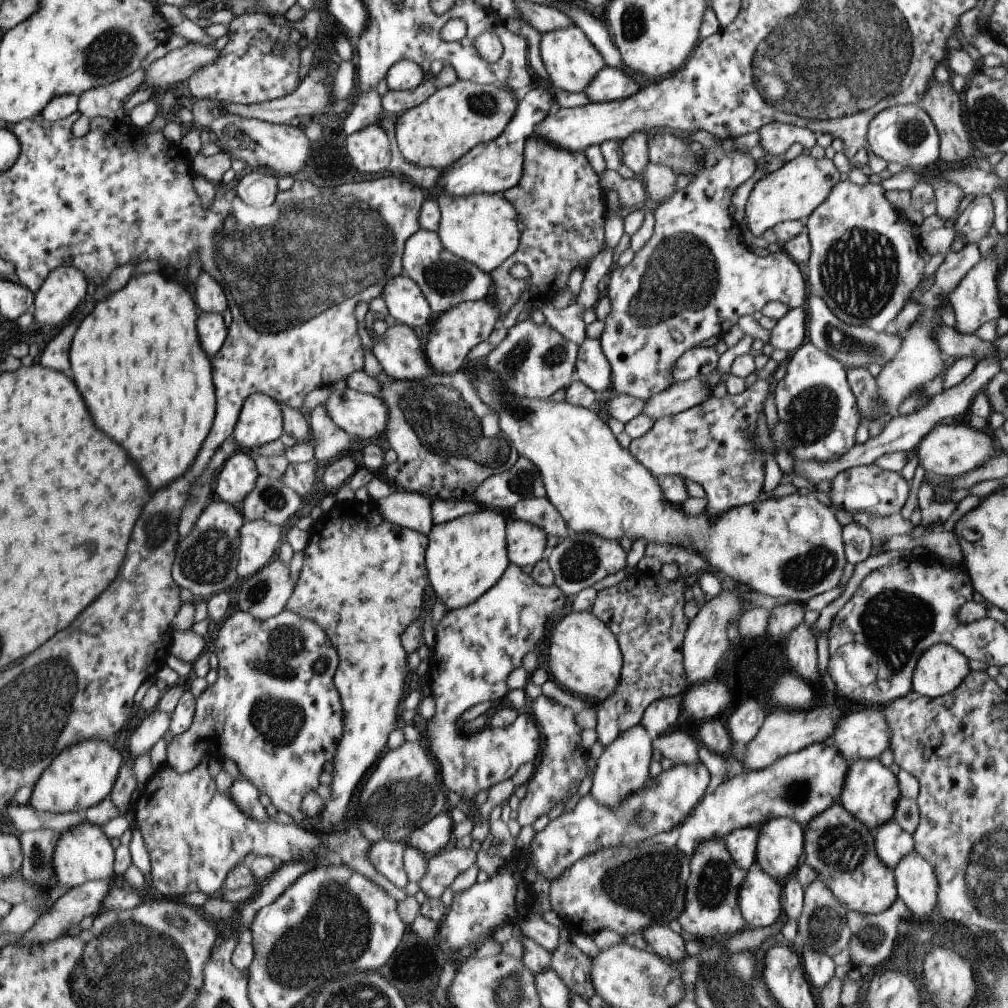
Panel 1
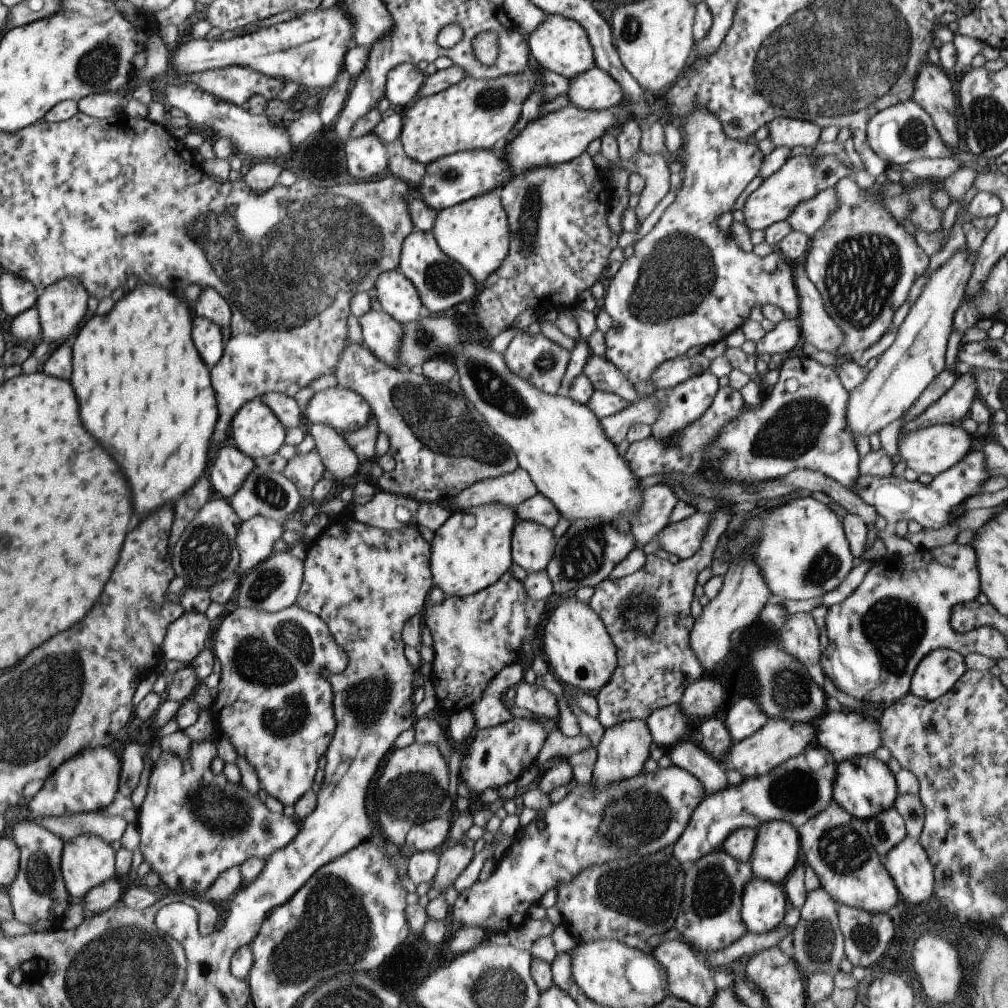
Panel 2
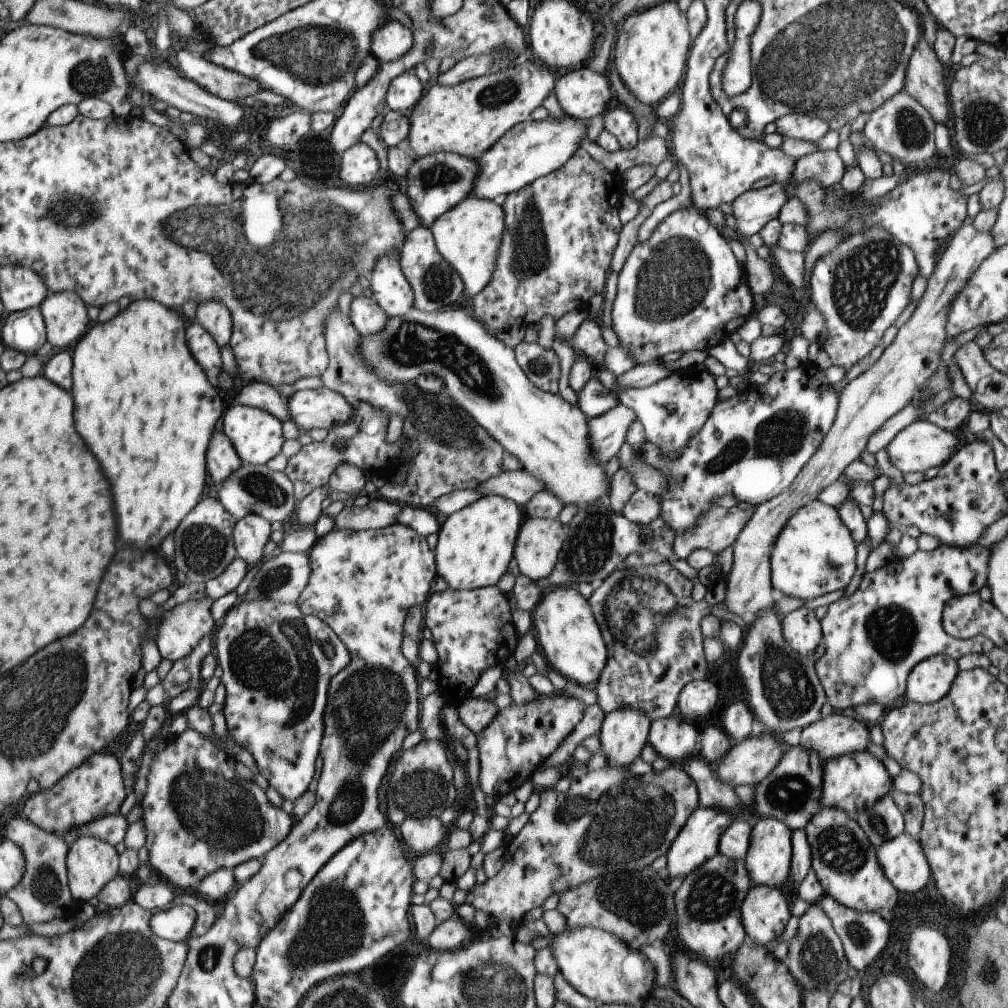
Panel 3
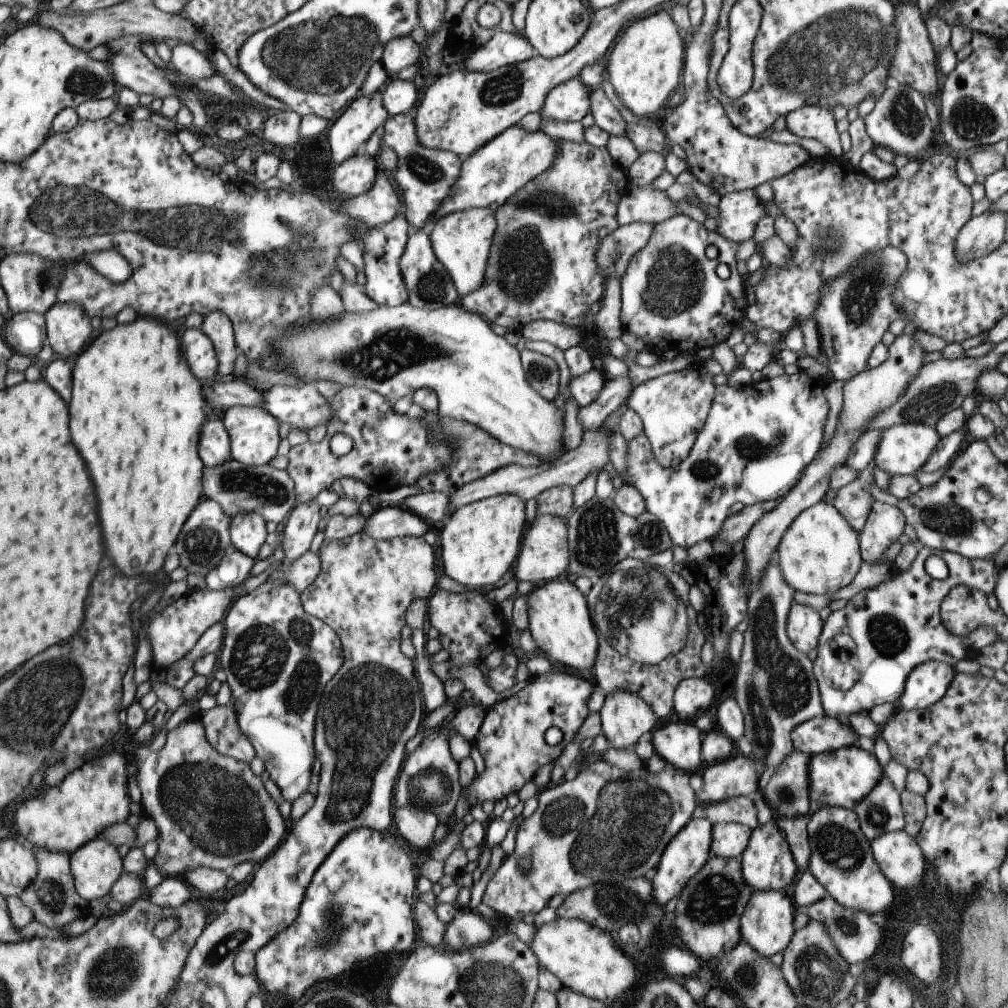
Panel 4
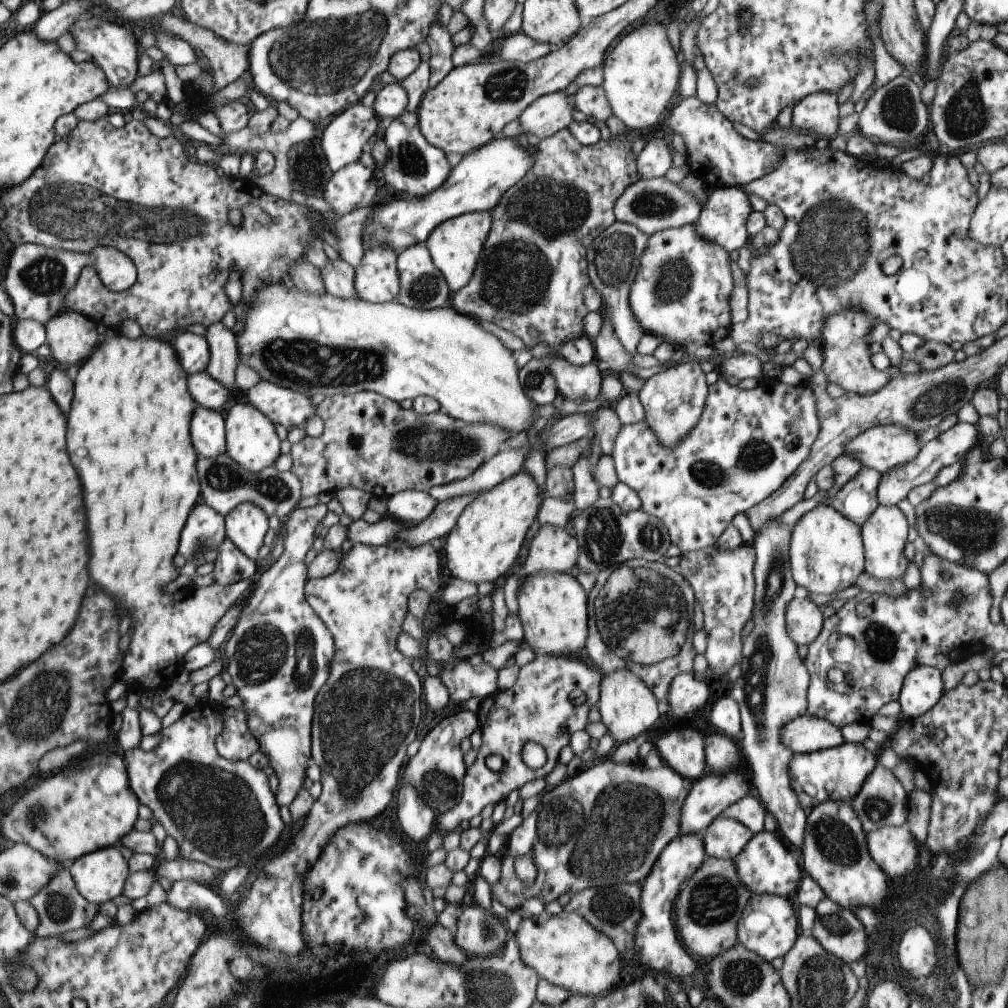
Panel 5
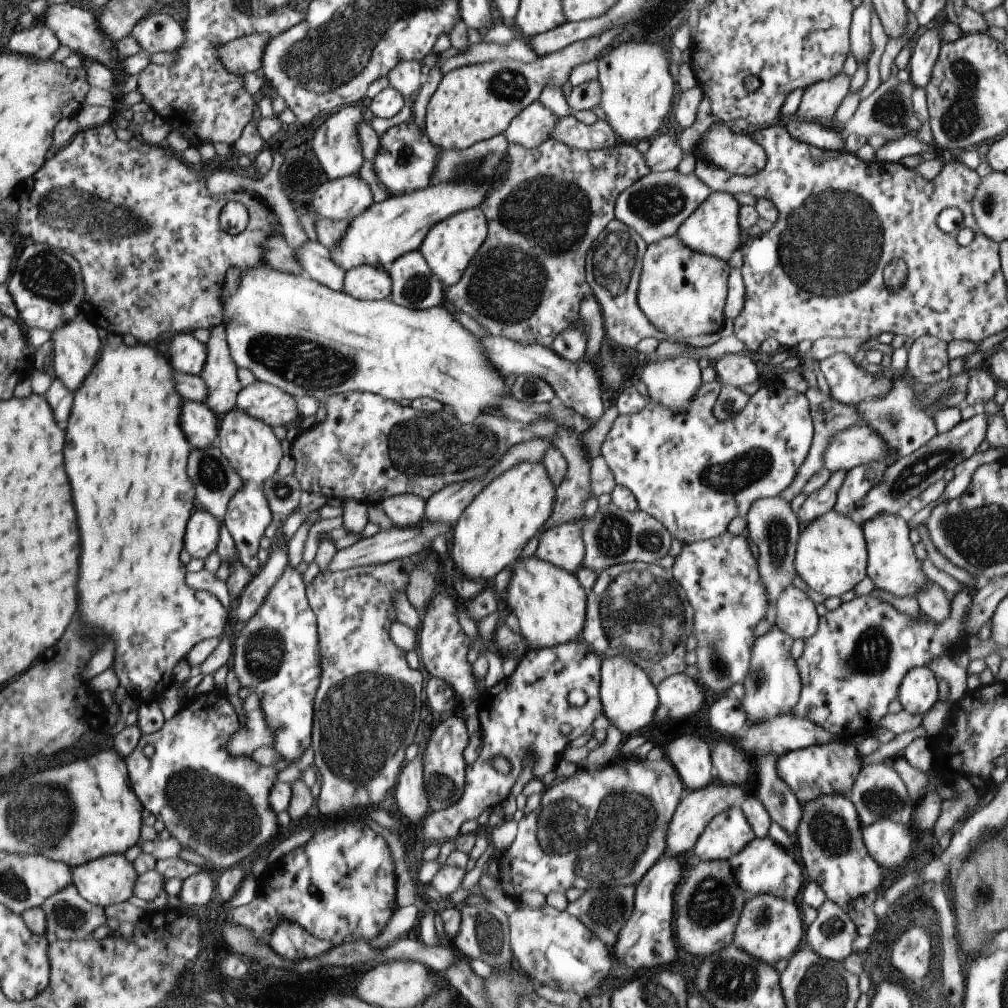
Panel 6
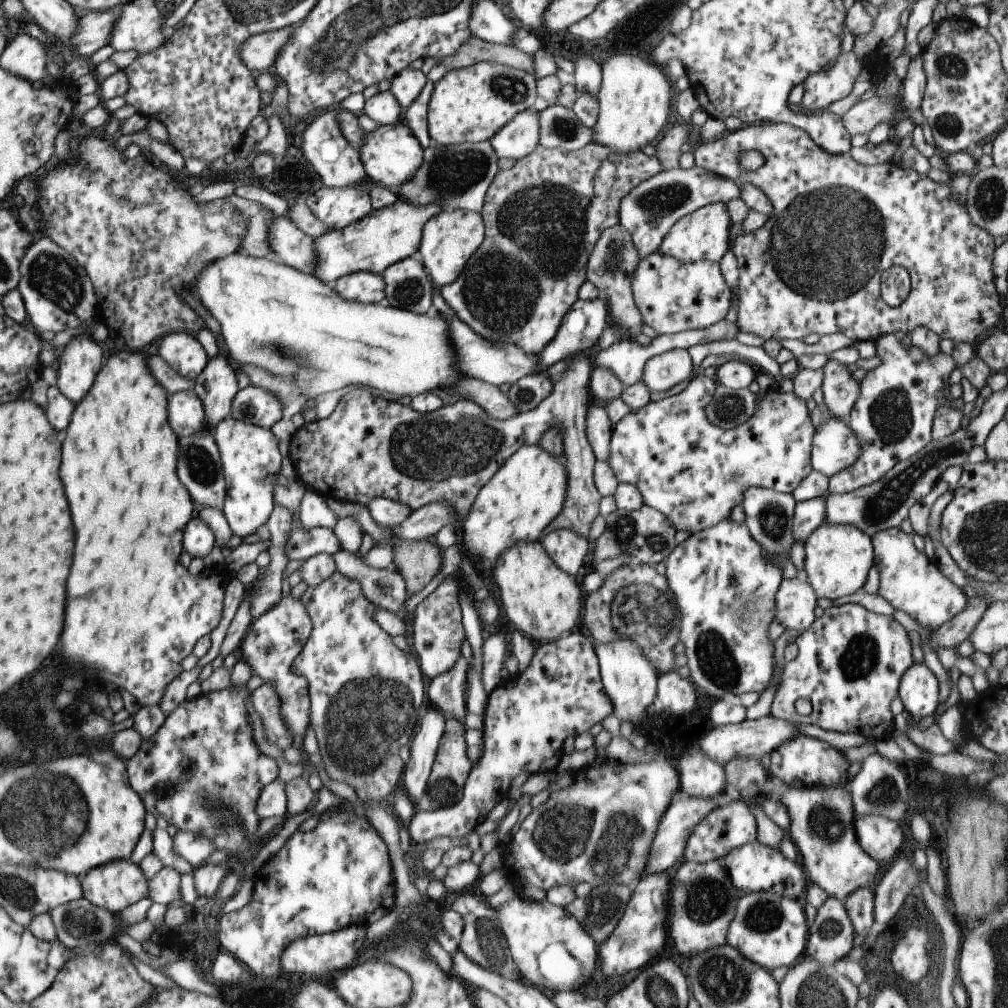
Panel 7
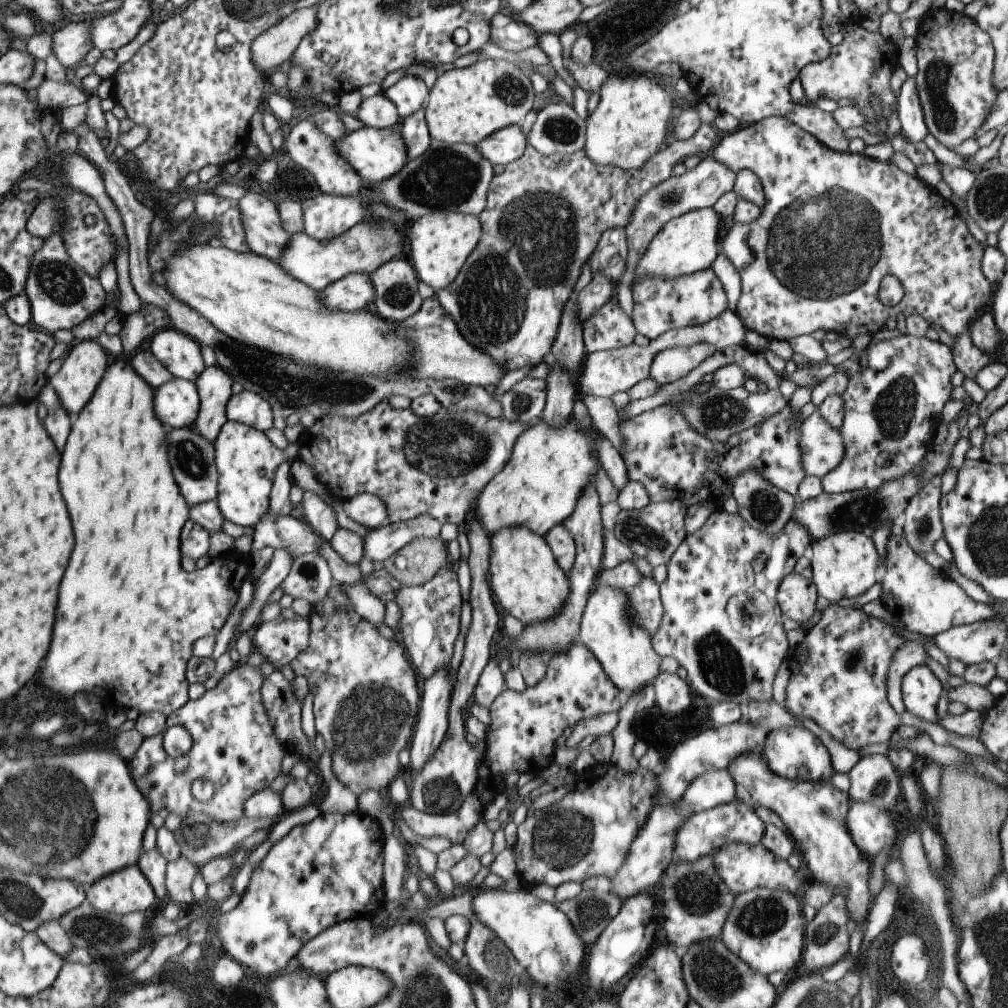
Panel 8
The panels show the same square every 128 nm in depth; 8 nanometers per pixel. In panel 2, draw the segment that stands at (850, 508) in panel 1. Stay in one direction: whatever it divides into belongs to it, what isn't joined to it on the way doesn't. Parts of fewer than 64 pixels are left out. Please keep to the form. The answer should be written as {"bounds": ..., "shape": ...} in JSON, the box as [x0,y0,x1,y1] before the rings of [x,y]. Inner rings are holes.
{"bounds":[855,449,990,530],"shape":[[[973,449],[968,453],[968,456],[965,456],[959,463],[950,467],[947,471],[935,476],[927,485],[919,481],[906,481],[906,479],[894,475],[878,478],[859,474],[856,479],[855,493],[866,504],[873,506],[877,510],[877,513],[886,520],[889,528],[892,528],[900,520],[915,520],[924,529],[938,530],[938,528],[942,528],[960,517],[959,514],[956,514],[958,507],[970,496],[979,494],[981,485],[988,478],[990,477],[984,464],[983,450],[976,451]]]}

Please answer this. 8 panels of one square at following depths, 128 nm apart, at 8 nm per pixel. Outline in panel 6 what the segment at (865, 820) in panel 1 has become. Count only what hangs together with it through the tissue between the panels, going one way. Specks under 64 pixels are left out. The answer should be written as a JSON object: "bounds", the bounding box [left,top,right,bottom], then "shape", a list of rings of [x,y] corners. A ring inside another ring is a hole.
{"bounds":[778,741,862,807],"shape":[[[839,741],[809,746],[778,756],[778,776],[793,790],[803,807],[822,795],[841,794],[849,798],[856,777],[862,770],[862,756],[856,745]]]}

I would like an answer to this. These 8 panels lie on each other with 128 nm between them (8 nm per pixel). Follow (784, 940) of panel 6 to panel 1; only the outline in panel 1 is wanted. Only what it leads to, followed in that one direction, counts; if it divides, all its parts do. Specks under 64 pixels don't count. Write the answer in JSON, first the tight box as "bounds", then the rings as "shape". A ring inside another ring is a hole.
{"bounds":[739,863,783,927],"shape":[[[758,863],[748,870],[739,907],[748,926],[769,927],[783,916],[782,882],[773,879]]]}

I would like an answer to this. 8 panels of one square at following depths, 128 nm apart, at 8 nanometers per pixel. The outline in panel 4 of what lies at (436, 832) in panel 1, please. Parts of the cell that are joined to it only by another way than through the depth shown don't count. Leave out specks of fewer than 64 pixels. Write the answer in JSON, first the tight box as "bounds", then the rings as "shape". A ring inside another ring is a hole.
{"bounds":[394,806,440,850],"shape":[[[404,806],[394,814],[394,822],[408,844],[416,850],[426,850],[435,840],[434,833],[440,820],[431,812]]]}

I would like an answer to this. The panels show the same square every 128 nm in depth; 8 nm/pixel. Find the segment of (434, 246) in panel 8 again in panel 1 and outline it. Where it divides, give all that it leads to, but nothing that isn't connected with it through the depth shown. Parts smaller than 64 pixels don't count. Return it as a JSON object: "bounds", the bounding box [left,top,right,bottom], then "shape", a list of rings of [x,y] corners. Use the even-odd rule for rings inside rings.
{"bounds":[437,193,521,273],"shape":[[[443,193],[437,202],[441,210],[437,233],[444,248],[452,254],[491,273],[516,252],[521,237],[521,230],[517,225],[517,210],[503,193],[480,193],[461,197]]]}

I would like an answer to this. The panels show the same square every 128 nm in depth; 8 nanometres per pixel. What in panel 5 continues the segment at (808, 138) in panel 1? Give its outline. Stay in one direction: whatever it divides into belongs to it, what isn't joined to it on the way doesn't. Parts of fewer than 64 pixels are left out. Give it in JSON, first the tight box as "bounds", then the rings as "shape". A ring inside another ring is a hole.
{"bounds":[791,94,839,140],"shape":[[[811,94],[804,97],[793,106],[791,124],[811,132],[812,136],[818,134],[823,139],[832,140],[839,134],[838,97],[835,94]]]}

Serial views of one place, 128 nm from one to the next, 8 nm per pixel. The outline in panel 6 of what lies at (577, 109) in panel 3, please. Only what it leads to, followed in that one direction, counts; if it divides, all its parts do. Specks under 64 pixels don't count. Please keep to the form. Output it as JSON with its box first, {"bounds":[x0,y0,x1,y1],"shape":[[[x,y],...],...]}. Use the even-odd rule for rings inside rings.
{"bounds":[504,101,559,149],"shape":[[[534,101],[514,117],[504,134],[508,144],[516,143],[531,149],[550,138],[559,118],[542,101]]]}

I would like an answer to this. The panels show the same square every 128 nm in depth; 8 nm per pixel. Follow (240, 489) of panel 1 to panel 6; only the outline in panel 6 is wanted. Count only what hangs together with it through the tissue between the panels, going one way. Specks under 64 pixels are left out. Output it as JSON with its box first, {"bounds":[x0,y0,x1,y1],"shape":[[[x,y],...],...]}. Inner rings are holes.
{"bounds":[182,402,220,449],"shape":[[[184,402],[182,406],[182,430],[196,448],[208,449],[218,442],[220,420],[206,403]]]}

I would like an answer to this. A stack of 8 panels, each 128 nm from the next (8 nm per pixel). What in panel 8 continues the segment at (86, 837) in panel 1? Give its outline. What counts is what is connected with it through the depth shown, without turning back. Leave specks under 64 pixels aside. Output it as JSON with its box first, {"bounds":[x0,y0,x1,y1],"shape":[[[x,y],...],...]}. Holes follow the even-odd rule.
{"bounds":[85,864,157,916],"shape":[[[137,864],[100,877],[85,888],[86,899],[95,909],[120,916],[144,913],[157,902],[152,885]]]}

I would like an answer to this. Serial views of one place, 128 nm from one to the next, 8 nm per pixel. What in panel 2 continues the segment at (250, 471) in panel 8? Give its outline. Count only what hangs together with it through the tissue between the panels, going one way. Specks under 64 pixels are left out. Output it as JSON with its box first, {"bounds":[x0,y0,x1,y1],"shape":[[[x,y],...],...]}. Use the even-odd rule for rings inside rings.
{"bounds":[229,397,286,576],"shape":[[[260,397],[241,406],[230,426],[229,442],[256,462],[285,444],[286,429]],[[256,515],[254,518],[242,522],[236,537],[239,552],[237,572],[240,576],[269,558],[276,540],[285,531],[282,523],[262,515]]]}

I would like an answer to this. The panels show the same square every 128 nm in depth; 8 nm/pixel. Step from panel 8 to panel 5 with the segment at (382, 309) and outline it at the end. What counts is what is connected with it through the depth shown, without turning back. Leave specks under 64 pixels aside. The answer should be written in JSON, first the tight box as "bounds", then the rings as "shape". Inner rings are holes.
{"bounds":[396,242,450,309],"shape":[[[425,242],[405,248],[397,256],[400,292],[396,300],[417,309],[435,309],[450,306],[450,292],[441,270],[437,270]]]}

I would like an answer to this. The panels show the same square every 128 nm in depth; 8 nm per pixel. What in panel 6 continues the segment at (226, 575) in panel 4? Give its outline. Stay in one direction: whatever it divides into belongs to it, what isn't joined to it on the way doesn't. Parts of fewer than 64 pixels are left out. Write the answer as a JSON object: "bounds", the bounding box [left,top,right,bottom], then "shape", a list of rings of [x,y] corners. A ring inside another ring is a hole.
{"bounds":[215,526,253,601],"shape":[[[221,526],[217,549],[215,550],[221,558],[222,564],[229,564],[229,577],[225,580],[232,601],[236,601],[244,587],[251,581],[253,574],[241,563],[237,554],[234,539],[230,531]]]}

